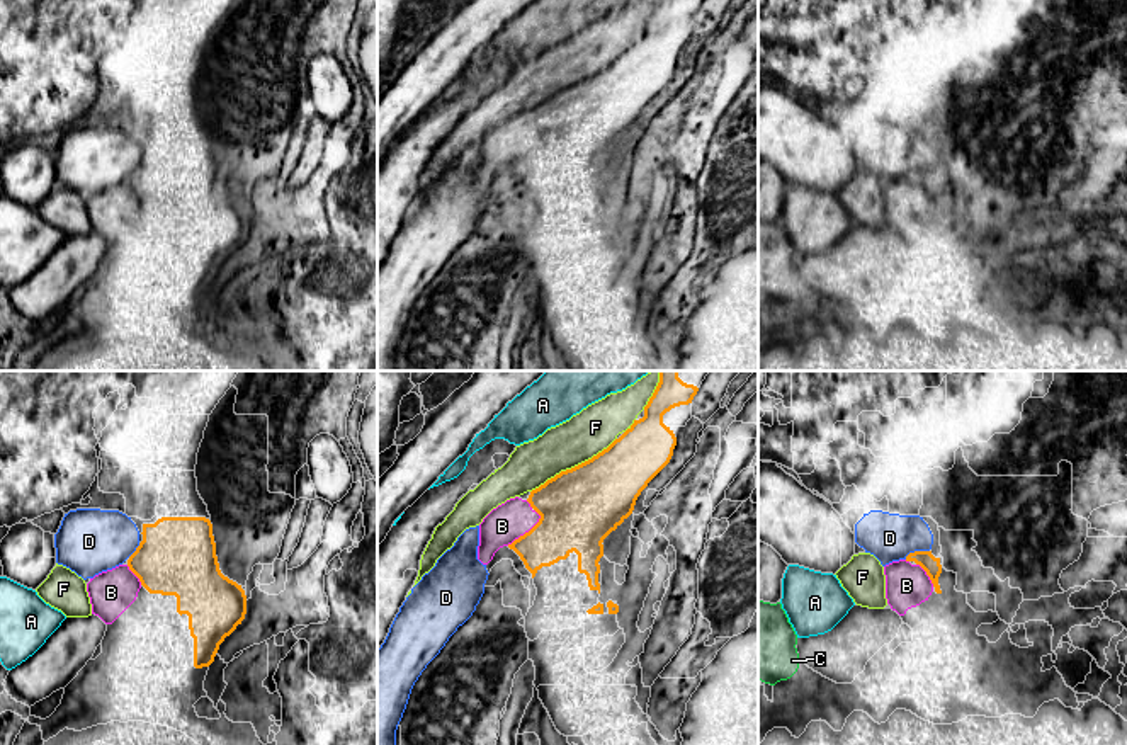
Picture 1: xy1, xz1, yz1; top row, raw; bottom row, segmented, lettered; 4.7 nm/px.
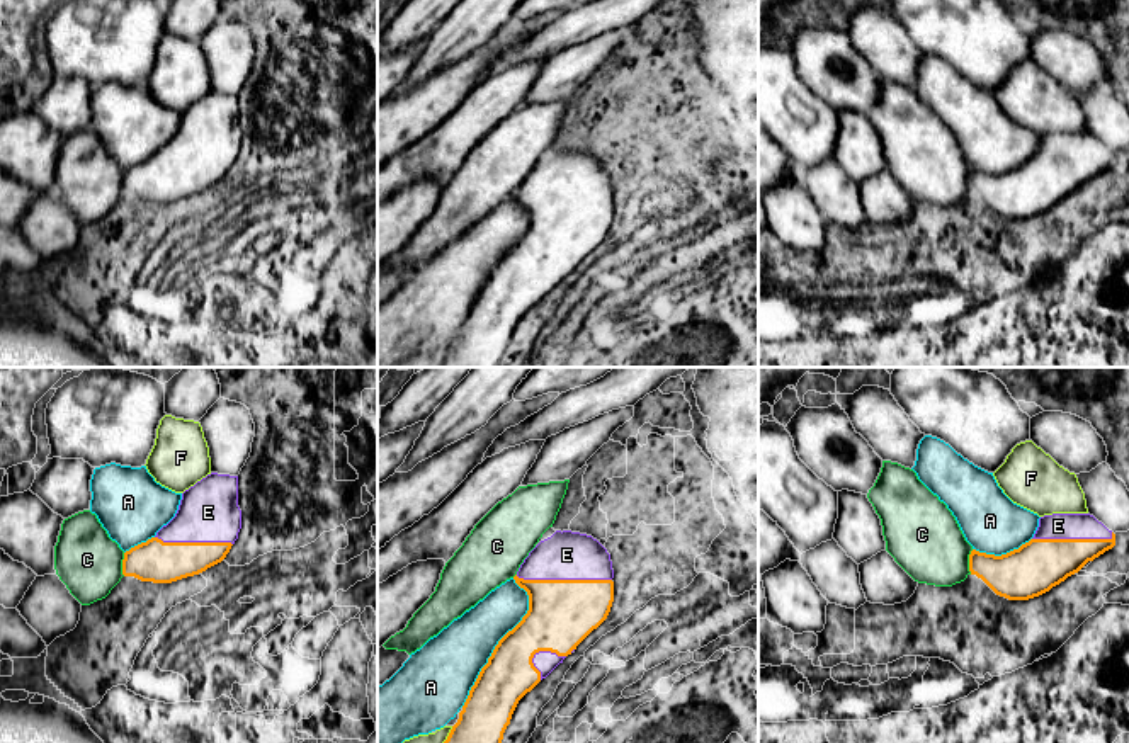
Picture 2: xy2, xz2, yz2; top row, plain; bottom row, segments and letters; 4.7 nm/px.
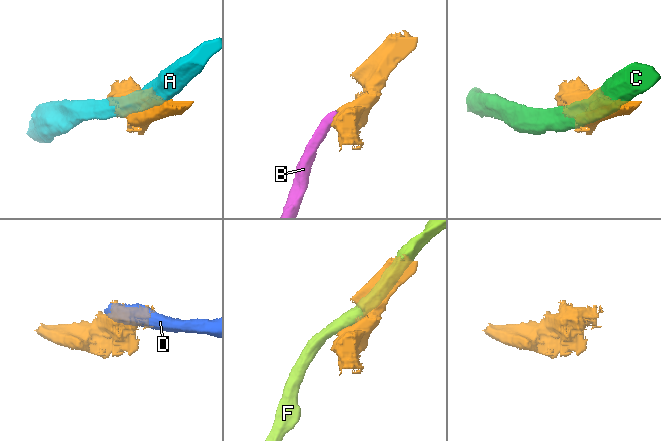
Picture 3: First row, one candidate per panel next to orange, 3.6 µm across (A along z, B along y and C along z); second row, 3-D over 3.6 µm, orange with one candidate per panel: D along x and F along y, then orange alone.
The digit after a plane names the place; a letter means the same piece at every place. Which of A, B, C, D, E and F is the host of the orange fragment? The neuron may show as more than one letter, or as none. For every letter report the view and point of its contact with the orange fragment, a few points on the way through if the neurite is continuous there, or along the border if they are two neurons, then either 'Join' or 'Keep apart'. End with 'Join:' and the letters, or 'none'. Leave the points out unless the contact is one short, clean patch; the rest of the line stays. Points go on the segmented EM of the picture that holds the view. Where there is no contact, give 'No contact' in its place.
A: Touches orange at xz2 (499, 643). Keep apart
B: Touches orange at xz1 (534, 526). Boundary: xz1 (527, 500), (539, 519), (507, 545). Keep apart
C: Touches orange at yz2 (970, 561). Keep apart
D: Touches orange at yz1 (917, 551). Boundary: yz1 (928, 550), (915, 550), (905, 558). Keep apart
E: Touches orange at xz2 (563, 580). Join
F: Touches orange at xz1 (575, 466). Keep apart
Join: E

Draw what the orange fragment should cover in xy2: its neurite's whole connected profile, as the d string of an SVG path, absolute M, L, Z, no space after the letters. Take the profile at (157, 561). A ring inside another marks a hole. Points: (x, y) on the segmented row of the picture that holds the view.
M211 473L182 493L175 517L155 537L124 553L122 575L153 583L199 575L226 558L240 529L238 476Z

